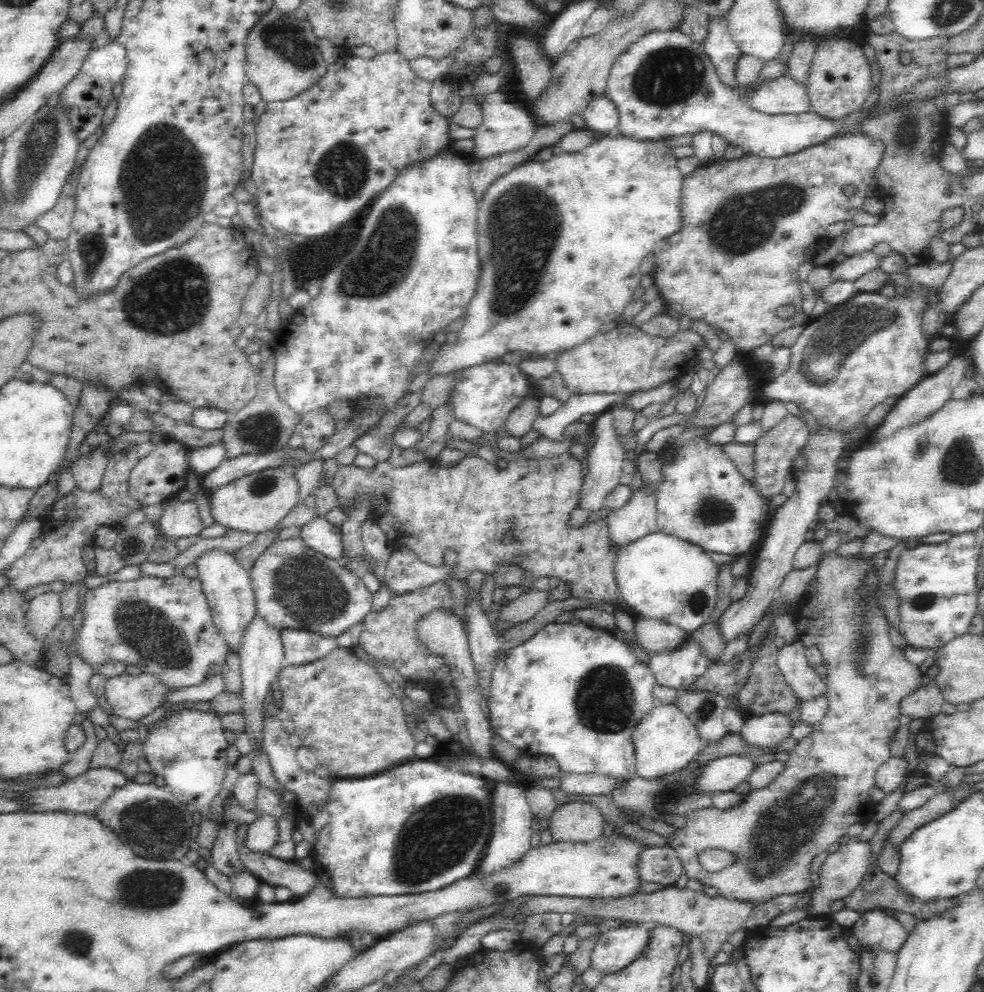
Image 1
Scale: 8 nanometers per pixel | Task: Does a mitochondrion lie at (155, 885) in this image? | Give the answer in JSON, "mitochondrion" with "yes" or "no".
{"mitochondrion":"yes"}

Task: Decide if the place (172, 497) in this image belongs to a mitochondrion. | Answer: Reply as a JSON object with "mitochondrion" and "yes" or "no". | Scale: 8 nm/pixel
{"mitochondrion":"no"}

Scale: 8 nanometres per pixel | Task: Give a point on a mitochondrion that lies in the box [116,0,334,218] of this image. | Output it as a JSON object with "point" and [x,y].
{"point":[288,39]}

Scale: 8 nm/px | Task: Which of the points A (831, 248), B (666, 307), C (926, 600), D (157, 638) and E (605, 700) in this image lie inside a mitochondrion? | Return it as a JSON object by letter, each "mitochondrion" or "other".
{"A":"other","B":"other","C":"mitochondrion","D":"mitochondrion","E":"mitochondrion"}

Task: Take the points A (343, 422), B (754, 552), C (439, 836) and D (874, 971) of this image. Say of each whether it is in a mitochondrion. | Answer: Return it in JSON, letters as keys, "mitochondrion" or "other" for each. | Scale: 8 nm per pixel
{"A":"other","B":"other","C":"mitochondrion","D":"mitochondrion"}

